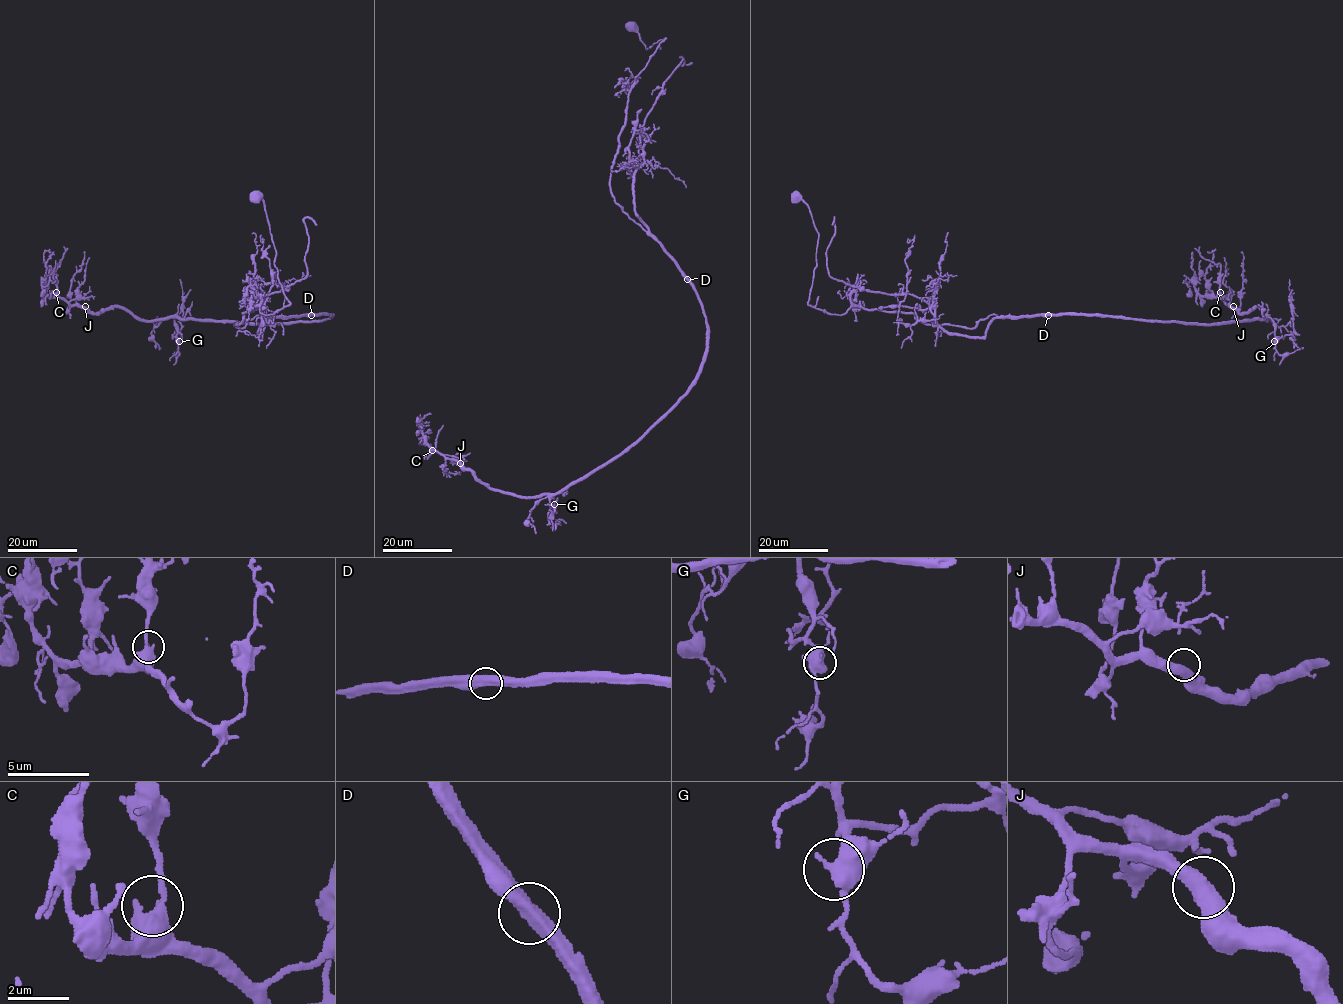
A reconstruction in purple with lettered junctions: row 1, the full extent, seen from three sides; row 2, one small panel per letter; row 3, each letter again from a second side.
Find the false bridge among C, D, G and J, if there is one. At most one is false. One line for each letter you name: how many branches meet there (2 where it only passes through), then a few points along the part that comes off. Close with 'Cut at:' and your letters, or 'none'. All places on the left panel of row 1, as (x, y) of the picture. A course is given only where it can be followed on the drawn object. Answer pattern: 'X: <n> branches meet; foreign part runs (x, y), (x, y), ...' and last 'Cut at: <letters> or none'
D: 2 branches meet; foreign part runs (311, 315), (257, 314), (234, 325), (256, 306), (272, 314), (290, 301), (264, 201), (251, 197)
Cut at: D

